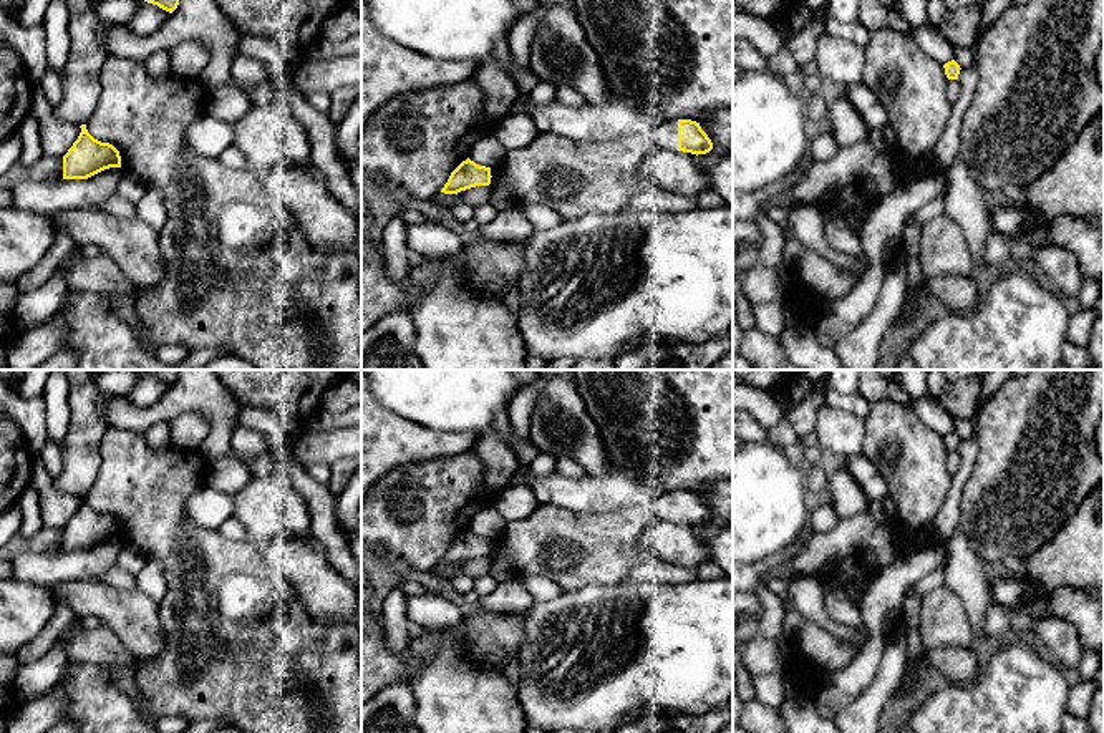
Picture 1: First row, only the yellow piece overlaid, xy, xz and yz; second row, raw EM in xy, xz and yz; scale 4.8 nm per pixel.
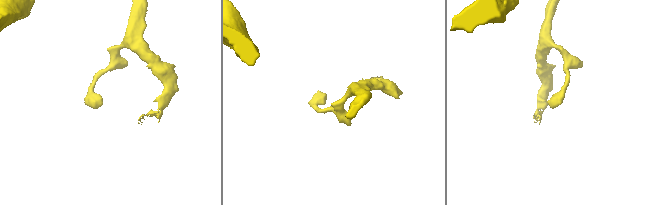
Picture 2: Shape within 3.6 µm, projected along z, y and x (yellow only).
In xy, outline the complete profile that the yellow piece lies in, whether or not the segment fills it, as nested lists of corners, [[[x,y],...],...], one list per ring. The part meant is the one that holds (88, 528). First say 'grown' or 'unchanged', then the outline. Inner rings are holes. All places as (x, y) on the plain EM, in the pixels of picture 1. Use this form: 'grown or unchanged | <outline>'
unchanged | [[[86,496],[68,524],[63,527],[63,551],[88,551],[104,541],[121,539],[119,522],[109,516],[94,511]]]

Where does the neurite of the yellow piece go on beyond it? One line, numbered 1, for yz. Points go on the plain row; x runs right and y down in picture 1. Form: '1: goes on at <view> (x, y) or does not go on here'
1: does not go on here

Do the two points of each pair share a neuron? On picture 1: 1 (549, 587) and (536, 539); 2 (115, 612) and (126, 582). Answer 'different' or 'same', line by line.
1: different
2: different

